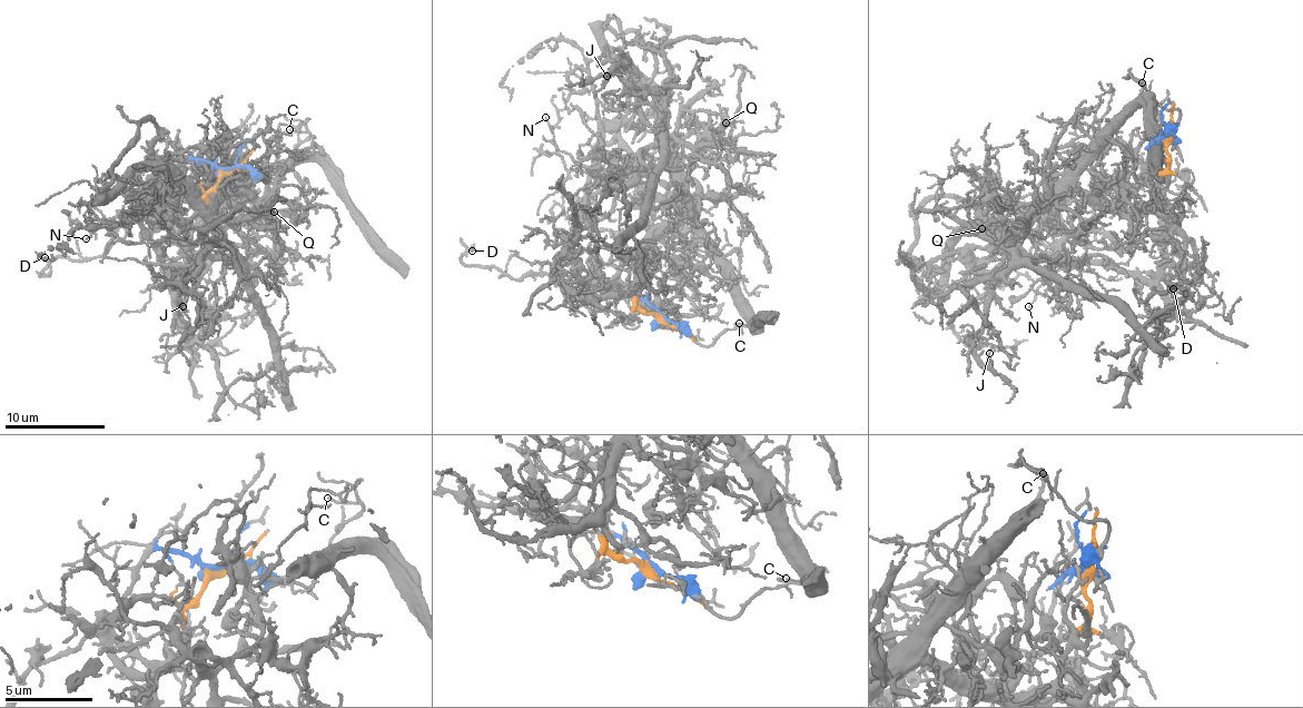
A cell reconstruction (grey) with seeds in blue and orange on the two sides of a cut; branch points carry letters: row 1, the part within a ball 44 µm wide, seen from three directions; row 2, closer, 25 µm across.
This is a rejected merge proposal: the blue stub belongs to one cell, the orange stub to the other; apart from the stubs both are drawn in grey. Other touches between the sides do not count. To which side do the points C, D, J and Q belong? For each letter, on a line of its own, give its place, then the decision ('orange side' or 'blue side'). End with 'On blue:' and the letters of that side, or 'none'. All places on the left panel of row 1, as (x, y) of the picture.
C: at (289, 129); blue side
D: at (45, 257); blue side
J: at (183, 306); orange side
Q: at (274, 212); orange side
On blue: C, D

